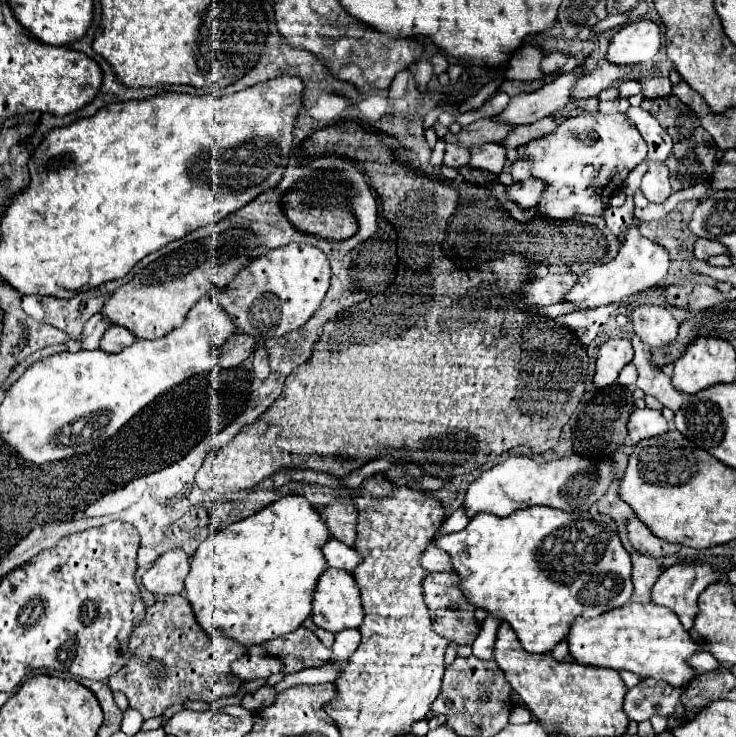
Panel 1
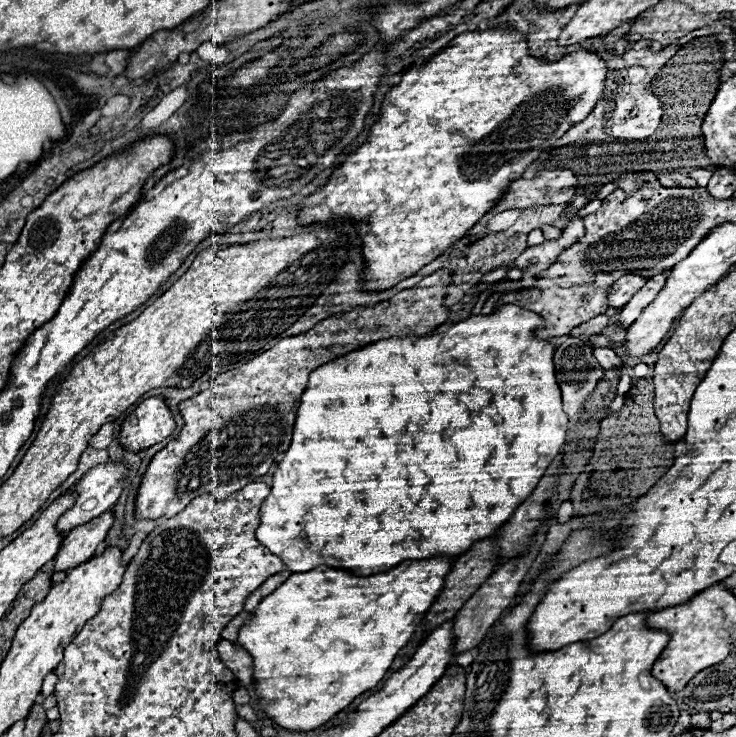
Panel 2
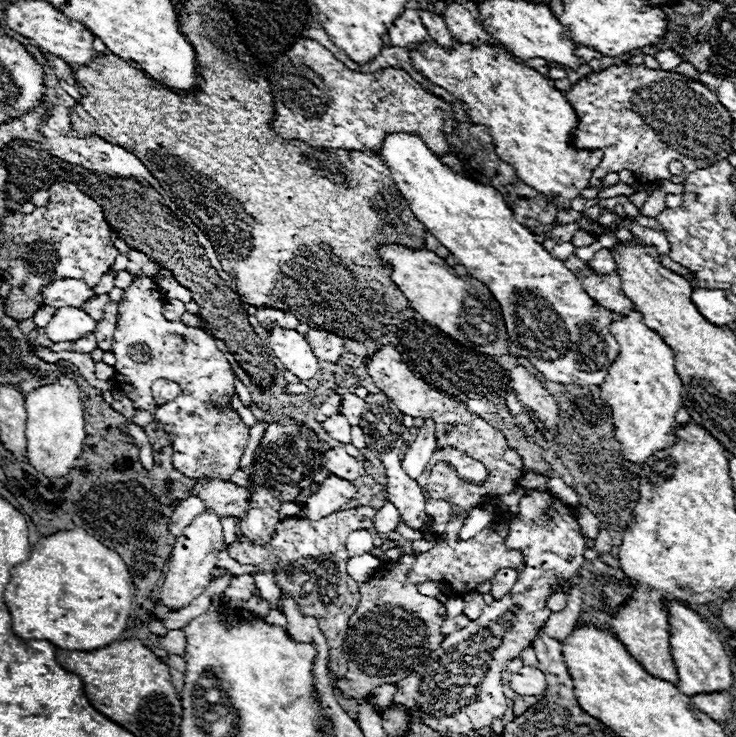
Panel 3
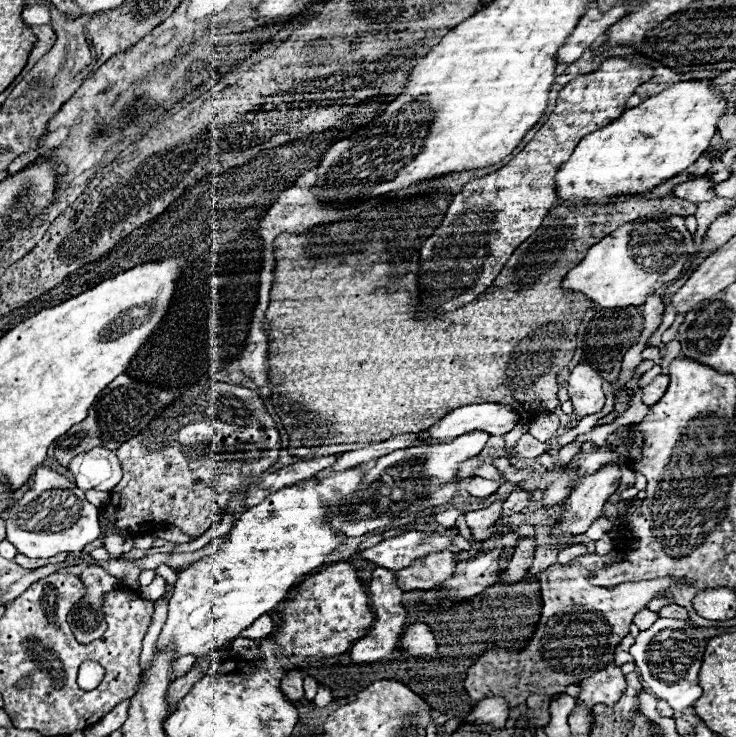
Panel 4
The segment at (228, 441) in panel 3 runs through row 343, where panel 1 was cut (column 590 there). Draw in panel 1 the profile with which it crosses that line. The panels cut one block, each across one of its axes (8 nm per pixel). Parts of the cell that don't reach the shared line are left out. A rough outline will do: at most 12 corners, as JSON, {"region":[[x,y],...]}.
{"region":[[582,112],[520,146],[548,182],[538,214],[600,216],[646,142]]}

